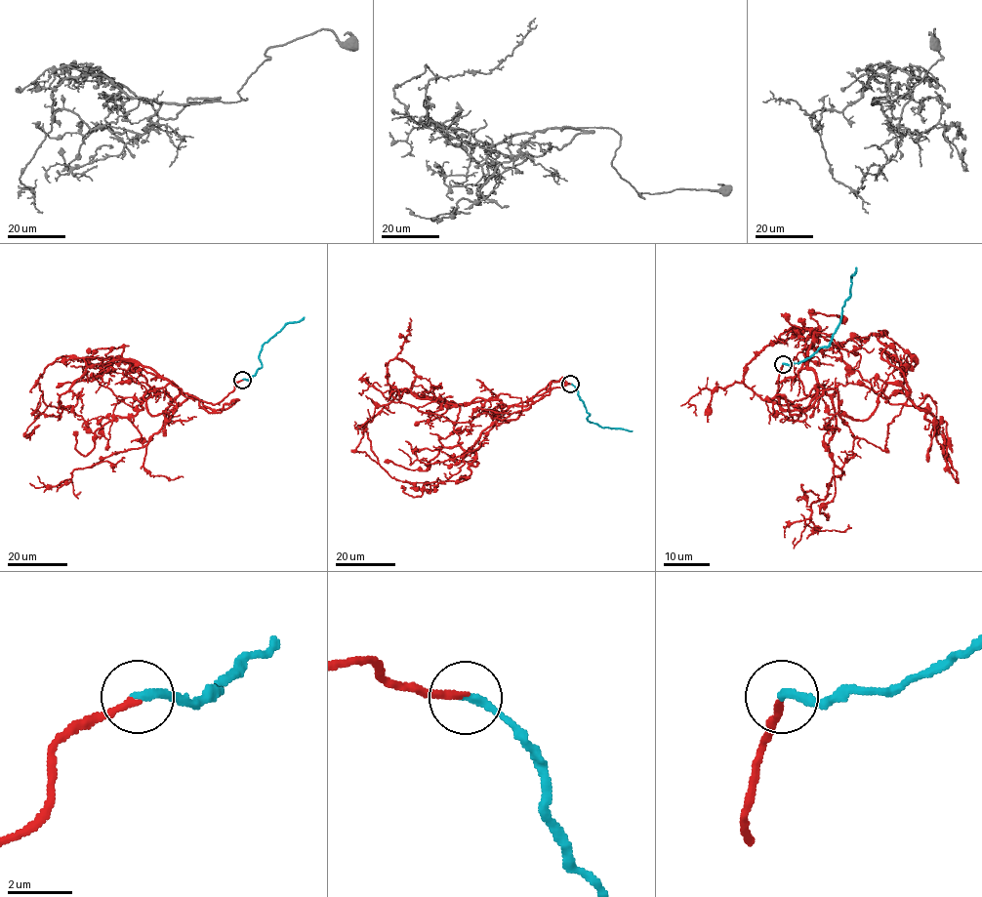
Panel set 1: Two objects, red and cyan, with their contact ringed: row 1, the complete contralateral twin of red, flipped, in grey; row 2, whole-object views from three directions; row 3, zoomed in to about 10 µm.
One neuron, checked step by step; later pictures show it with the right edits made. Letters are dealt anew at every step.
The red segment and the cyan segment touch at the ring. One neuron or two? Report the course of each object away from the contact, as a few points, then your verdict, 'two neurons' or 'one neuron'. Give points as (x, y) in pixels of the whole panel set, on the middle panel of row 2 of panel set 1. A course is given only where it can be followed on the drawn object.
course red (570, 384), (552, 381), (500, 414), (470, 473), (435, 485), (392, 478), (355, 451), (364, 430), (355, 421); course cyan (570, 384), (590, 414), (590, 422), (602, 427), (632, 430); one neuron

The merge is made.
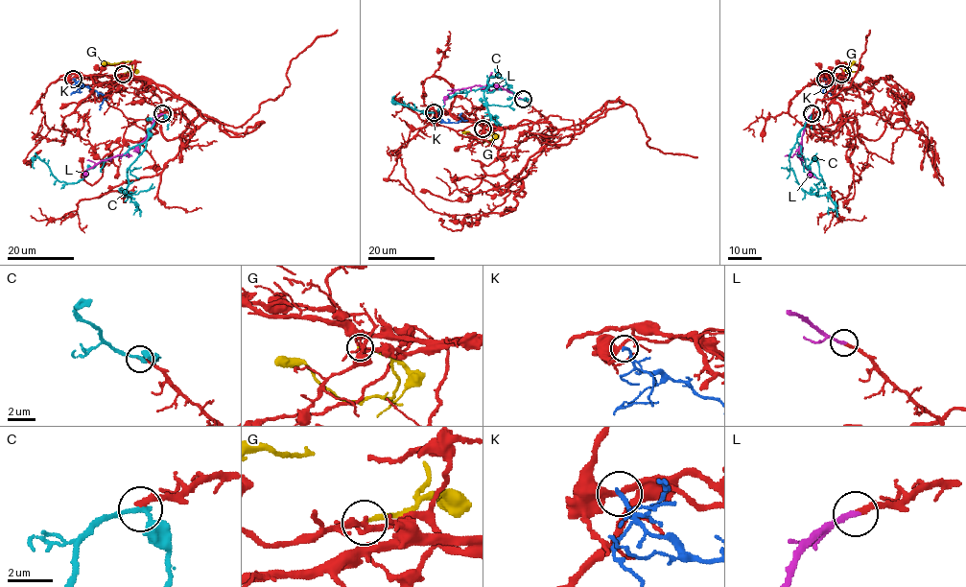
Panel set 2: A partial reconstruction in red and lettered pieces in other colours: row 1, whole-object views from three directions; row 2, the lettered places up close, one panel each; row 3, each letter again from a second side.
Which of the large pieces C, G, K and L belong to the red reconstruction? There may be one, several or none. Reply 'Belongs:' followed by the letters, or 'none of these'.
Belongs: L

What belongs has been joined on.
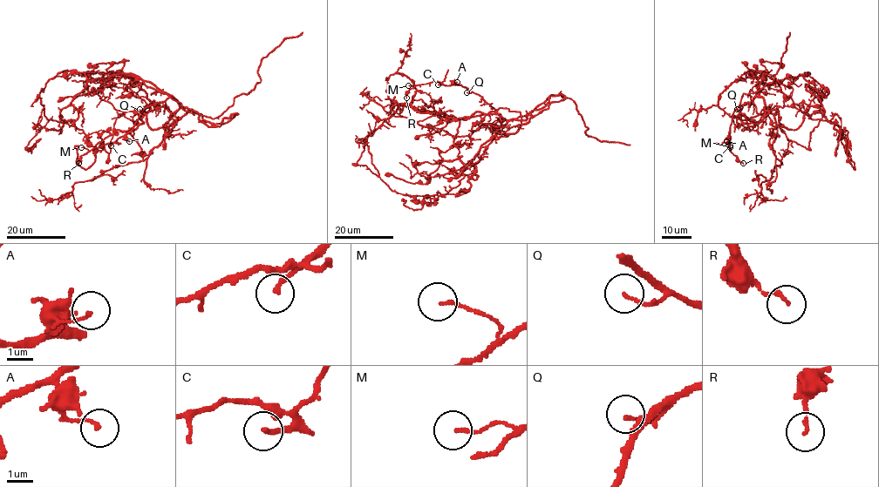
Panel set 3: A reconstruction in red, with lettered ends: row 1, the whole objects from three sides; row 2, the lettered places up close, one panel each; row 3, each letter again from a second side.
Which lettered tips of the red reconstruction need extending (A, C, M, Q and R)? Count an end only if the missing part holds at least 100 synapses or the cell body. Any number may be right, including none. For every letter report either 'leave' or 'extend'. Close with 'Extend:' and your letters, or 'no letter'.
A: leave
C: leave
M: leave
Q: leave
R: leave
Extend: no letter

